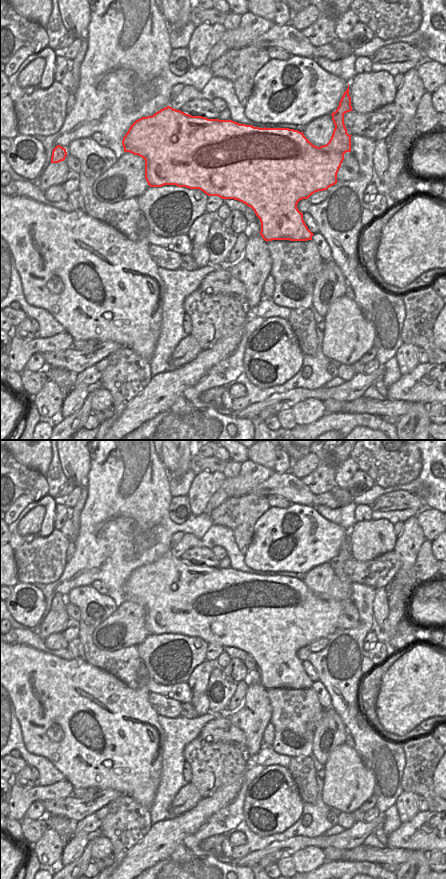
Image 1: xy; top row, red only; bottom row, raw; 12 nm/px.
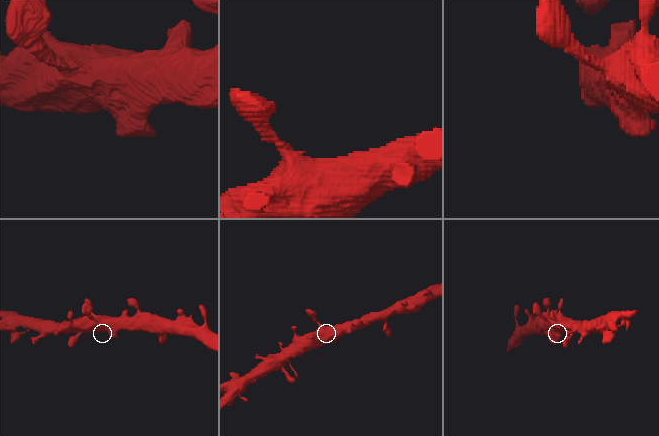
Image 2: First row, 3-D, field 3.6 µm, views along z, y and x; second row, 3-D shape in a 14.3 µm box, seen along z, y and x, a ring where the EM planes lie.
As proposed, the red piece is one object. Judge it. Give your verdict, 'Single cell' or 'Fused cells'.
Single cell

